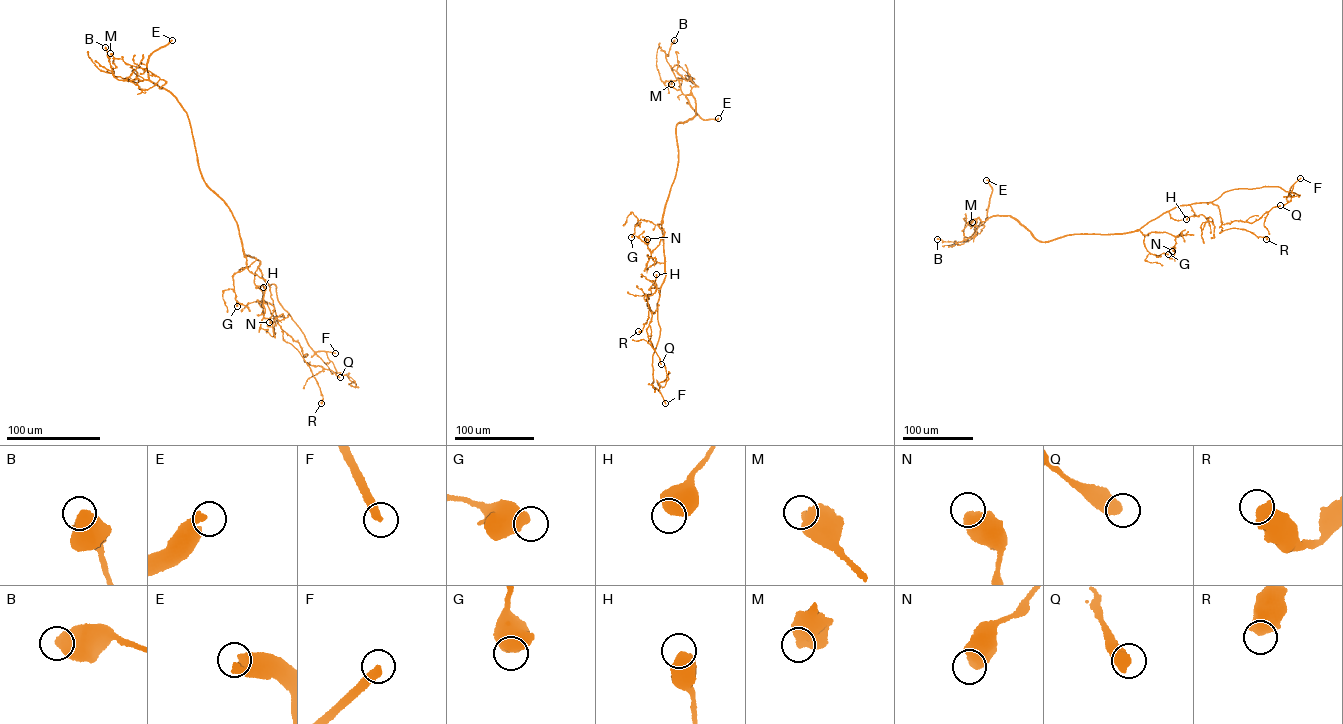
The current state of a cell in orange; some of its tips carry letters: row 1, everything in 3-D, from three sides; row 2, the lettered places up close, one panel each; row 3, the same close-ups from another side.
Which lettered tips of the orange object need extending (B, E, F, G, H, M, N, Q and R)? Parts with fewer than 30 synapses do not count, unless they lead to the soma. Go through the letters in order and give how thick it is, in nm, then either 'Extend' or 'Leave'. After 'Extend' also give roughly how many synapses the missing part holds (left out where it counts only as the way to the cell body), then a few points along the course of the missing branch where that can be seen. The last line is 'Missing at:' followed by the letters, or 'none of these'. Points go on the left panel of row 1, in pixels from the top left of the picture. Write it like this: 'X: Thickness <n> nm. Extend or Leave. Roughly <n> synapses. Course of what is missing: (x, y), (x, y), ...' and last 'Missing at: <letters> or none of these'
B: Thickness 650 nm. Leave
E: Thickness 260 nm. Extend. Roughly 4000 synapses. Course of what is missing: (172, 40), (181, 33), (187, 60), (166, 69)
F: Thickness 360 nm. Extend. Roughly 450 synapses. Course of what is missing: (335, 353), (365, 358), (374, 370), (386, 361), (395, 370), (408, 366), (424, 369)
G: Thickness 600 nm. Leave
H: Thickness 650 nm. Leave
M: Thickness 650 nm. Leave
N: Thickness 650 nm. Leave
Q: Thickness 600 nm. Leave
R: Thickness 750 nm. Leave
Missing at: E, F

